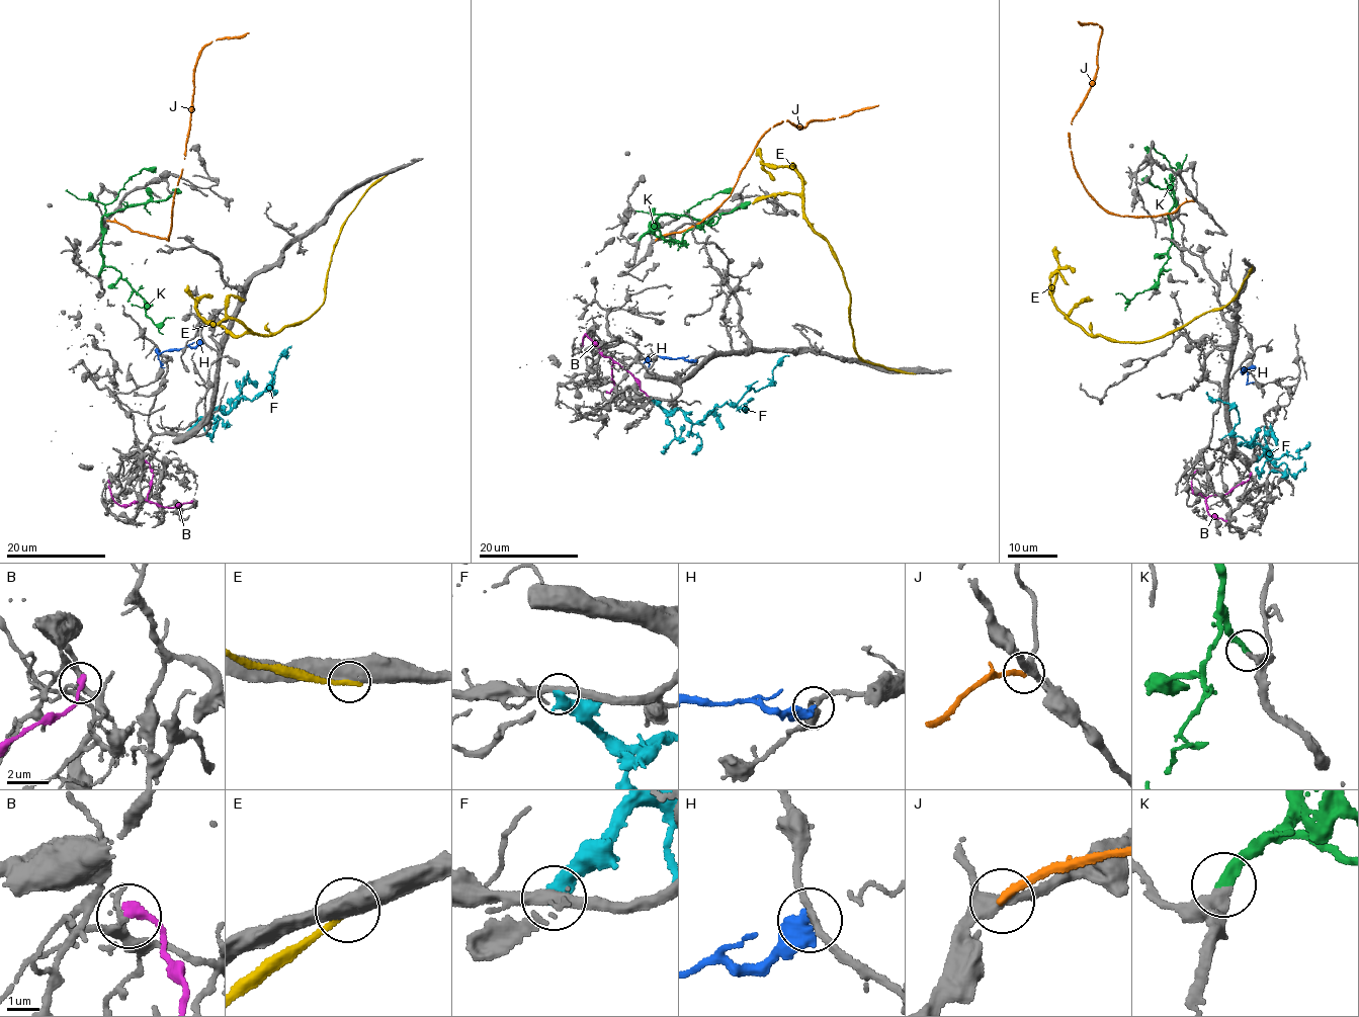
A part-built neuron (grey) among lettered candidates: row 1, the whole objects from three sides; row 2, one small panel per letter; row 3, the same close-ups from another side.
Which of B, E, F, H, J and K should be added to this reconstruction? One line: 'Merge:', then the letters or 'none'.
Merge: H, K

